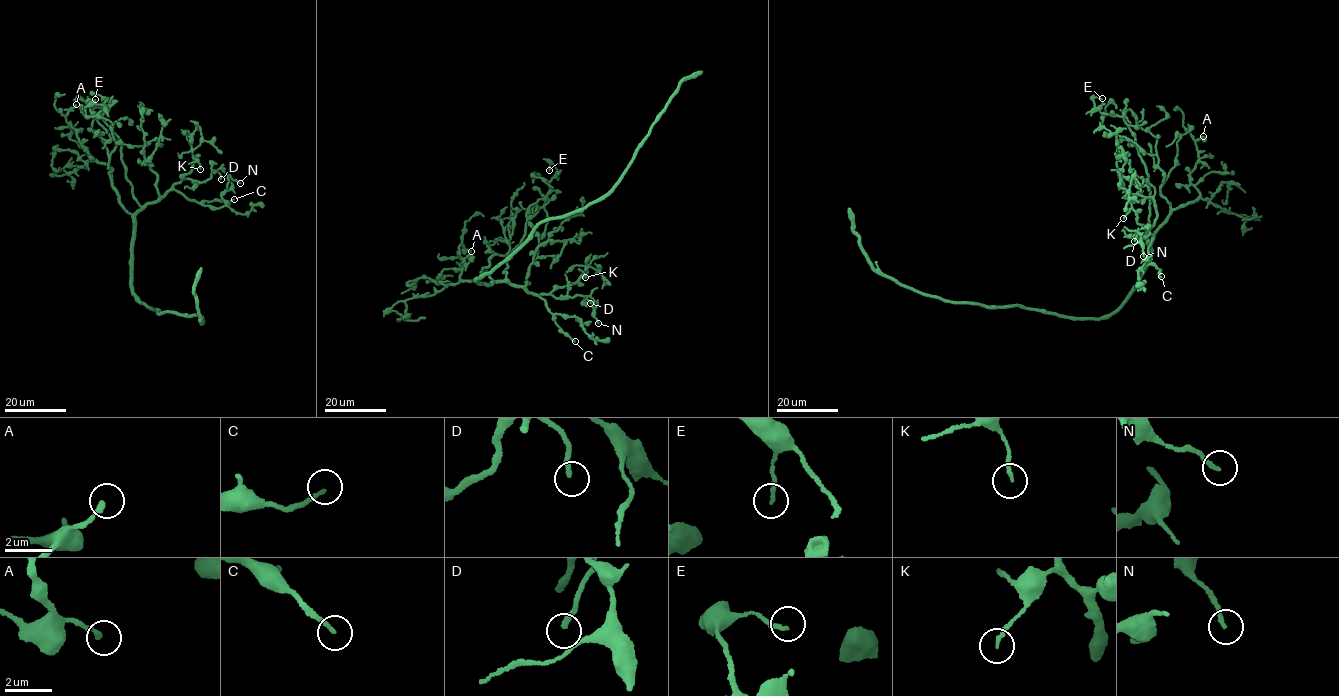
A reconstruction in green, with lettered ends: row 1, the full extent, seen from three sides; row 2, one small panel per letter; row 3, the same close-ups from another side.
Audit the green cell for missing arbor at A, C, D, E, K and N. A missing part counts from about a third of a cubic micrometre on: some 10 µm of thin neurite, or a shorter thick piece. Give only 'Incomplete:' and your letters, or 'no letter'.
Incomplete: C, D

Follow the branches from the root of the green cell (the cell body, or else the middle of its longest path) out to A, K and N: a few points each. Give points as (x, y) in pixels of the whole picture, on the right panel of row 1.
A: (1089, 318), (1119, 307), (1147, 263), (1154, 232), (1199, 196), (1190, 175), (1199, 158), (1195, 141), (1203, 136)
K: (1089, 318), (1119, 307), (1148, 259), (1153, 236), (1137, 222), (1135, 210), (1123, 218)
N: (1089, 318), (1119, 307), (1147, 263), (1153, 236), (1136, 238), (1135, 230), (1143, 256)

